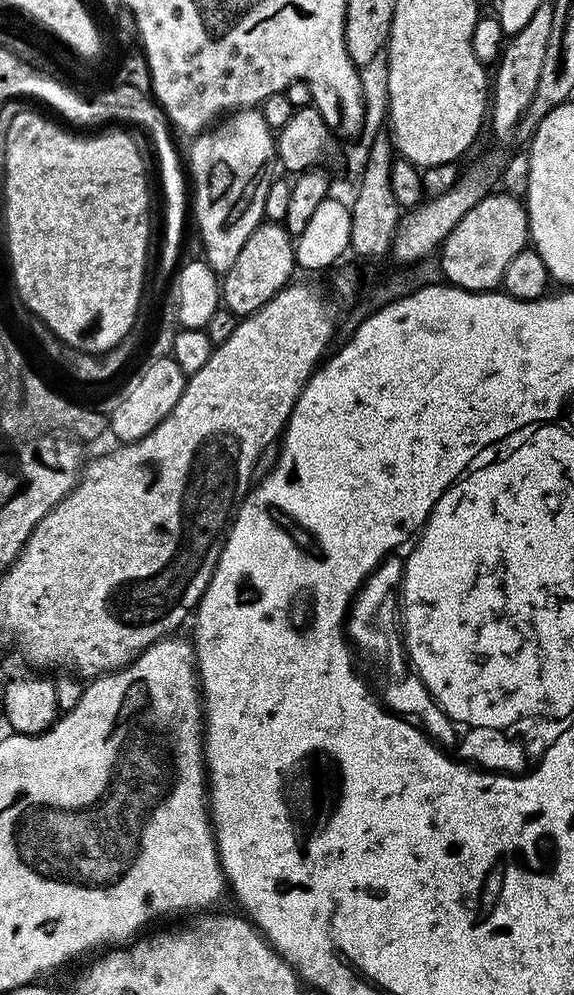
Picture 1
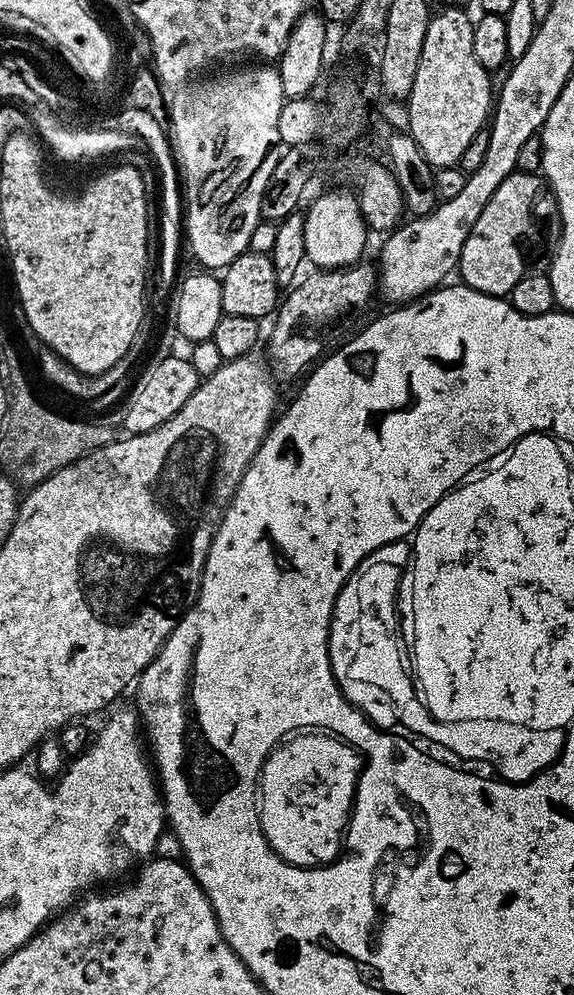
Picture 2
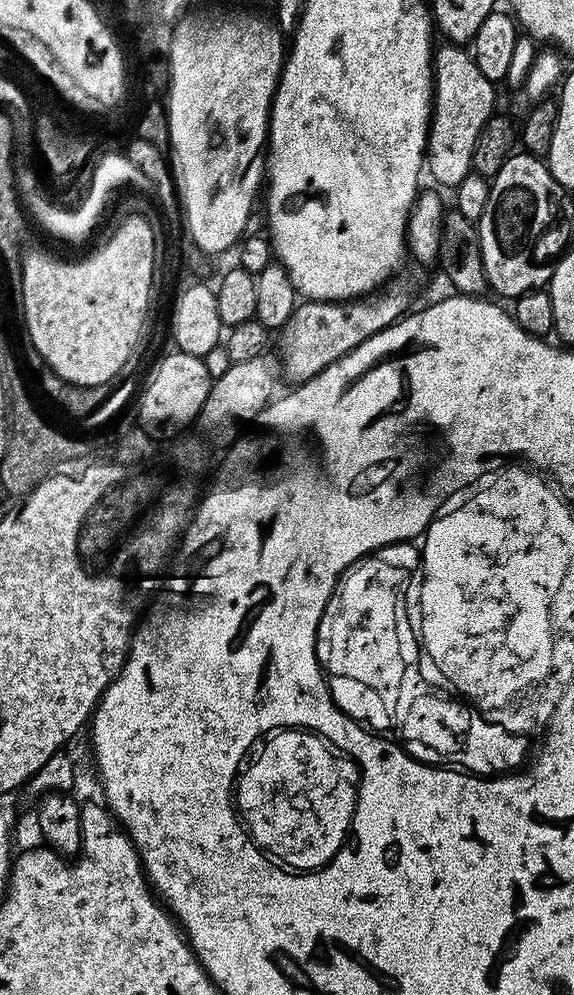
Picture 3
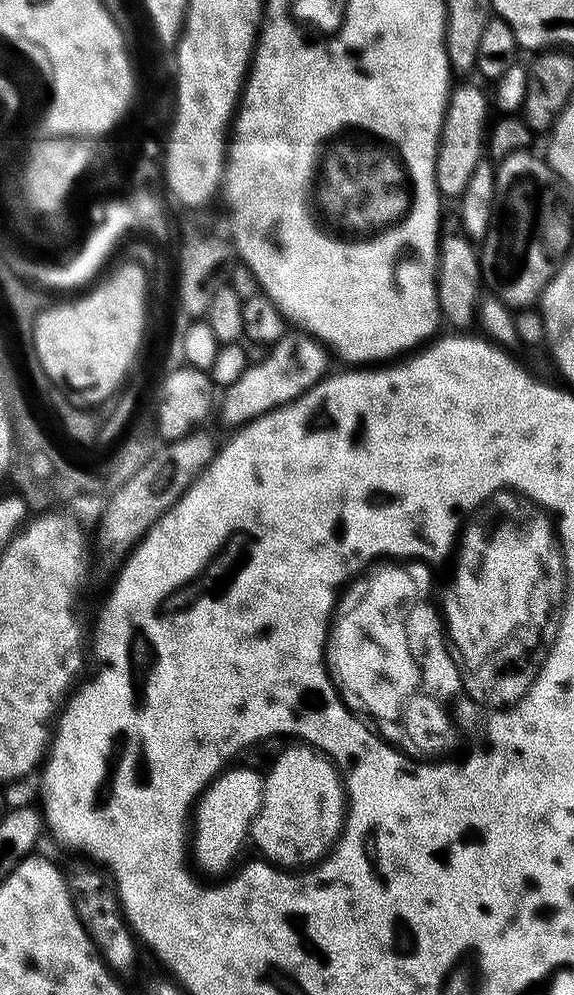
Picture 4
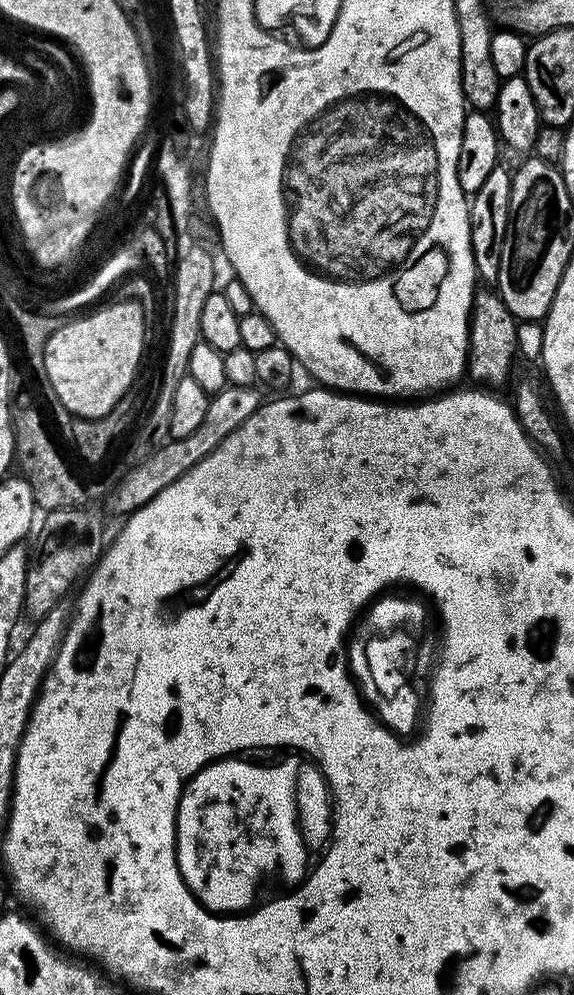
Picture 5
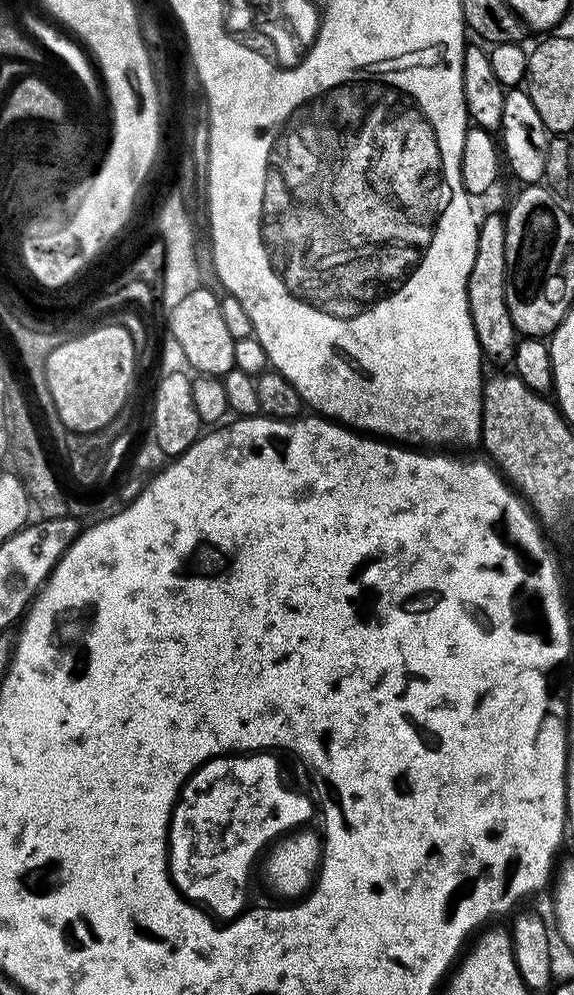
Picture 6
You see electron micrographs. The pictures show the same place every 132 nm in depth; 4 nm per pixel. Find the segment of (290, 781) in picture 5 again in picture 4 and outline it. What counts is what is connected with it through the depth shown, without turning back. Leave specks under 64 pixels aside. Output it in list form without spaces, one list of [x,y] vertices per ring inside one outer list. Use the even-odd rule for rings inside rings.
[[[248,768],[225,770],[200,793],[190,820],[190,852],[197,869],[224,872],[249,839],[252,819],[260,813],[264,776]]]

